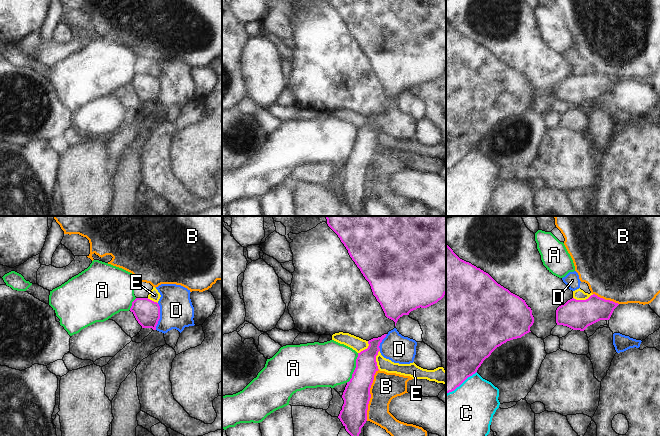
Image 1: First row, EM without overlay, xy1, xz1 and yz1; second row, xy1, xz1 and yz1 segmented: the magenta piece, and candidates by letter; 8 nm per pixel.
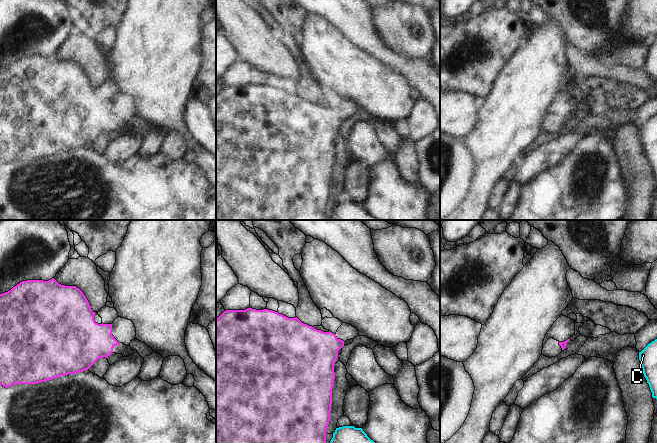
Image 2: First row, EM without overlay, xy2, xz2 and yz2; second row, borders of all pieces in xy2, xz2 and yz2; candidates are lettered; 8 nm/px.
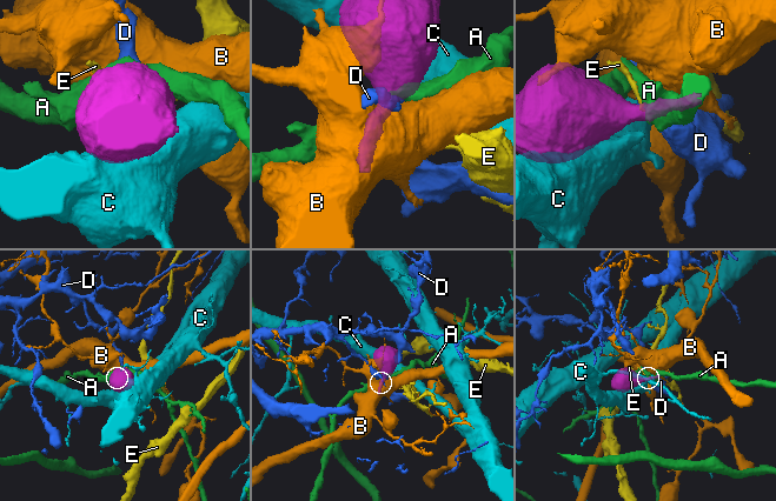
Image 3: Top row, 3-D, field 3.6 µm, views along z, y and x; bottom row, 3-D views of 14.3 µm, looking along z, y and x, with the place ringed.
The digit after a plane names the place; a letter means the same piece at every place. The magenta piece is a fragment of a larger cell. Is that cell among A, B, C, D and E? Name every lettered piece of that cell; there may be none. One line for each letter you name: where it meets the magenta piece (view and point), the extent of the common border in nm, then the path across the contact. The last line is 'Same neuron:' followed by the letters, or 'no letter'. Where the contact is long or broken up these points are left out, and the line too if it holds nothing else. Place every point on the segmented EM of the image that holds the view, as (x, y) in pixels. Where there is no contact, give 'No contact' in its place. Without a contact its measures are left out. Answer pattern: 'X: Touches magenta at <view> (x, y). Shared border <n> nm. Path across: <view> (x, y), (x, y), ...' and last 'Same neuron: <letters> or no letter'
Same neuron: no letter

